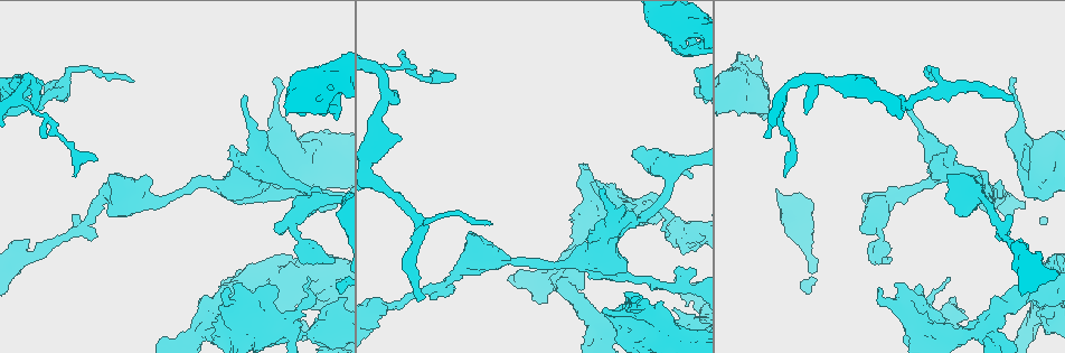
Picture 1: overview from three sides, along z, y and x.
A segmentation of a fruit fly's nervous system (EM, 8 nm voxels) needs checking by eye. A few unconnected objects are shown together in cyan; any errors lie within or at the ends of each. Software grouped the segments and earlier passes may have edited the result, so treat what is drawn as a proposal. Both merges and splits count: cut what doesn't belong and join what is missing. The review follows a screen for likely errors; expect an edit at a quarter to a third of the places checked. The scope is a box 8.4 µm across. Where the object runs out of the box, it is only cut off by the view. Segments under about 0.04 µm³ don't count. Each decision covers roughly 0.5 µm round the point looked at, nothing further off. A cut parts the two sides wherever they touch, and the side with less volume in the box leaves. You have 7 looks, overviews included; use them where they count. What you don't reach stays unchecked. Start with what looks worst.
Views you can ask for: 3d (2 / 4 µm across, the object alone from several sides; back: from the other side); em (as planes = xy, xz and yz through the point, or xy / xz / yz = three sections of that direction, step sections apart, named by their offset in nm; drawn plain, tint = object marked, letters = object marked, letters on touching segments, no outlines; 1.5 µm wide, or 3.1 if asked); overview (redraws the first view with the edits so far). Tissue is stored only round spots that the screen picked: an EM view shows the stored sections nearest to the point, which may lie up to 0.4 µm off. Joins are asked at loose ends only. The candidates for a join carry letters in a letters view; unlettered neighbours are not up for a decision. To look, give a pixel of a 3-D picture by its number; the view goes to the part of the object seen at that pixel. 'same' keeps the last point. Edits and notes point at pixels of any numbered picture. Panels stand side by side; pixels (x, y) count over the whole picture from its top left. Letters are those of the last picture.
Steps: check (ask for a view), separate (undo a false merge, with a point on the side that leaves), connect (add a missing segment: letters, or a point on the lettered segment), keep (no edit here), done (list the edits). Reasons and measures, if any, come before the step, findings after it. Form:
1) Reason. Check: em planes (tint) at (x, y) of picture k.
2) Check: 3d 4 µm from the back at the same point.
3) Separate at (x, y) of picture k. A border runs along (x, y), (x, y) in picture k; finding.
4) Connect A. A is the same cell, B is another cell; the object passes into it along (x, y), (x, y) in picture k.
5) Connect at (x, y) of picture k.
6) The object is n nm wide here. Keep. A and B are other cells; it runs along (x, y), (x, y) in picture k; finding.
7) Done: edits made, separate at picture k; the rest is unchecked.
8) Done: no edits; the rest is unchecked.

Free end. Check: 3d 2 µm from the back at (763, 114) of picture 1.

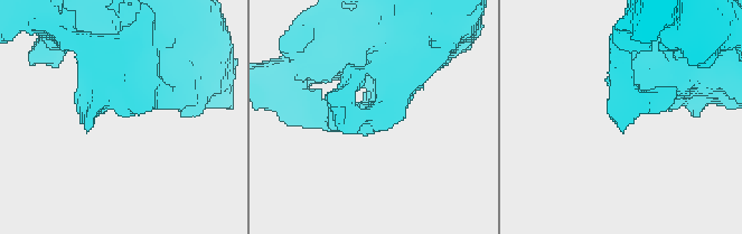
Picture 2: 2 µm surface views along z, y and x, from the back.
Check: em planes (letters) at (87, 121) of picture 2.

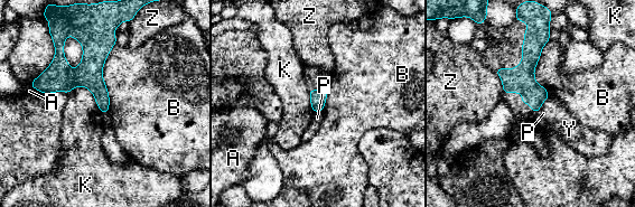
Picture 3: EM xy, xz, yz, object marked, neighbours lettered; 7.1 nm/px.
Keep. A, B, K, P, Y and Z are other cells; a border runs along (115, 43), (102, 71), (105, 113) in picture 3; none of them fits.

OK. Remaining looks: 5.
Check: em xz step 4 (tint) at (567, 279) of picture 1.

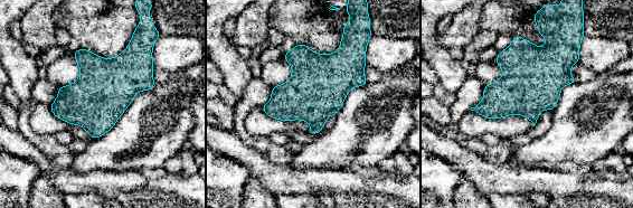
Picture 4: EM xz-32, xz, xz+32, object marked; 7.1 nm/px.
Another direction. Check: em xy step 8 (letters) at the same point.

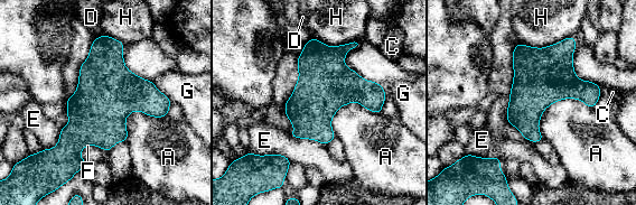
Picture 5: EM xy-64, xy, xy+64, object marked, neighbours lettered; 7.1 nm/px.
Keep. A, C, D, E, F, G and H are other cells; a border runs along (150, 81), (171, 102) in picture 5; all the same cell.

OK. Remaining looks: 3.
Thick turns thin. Check: em planes (letters) at (286, 139) of picture 1.

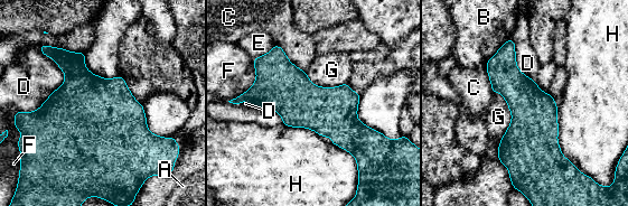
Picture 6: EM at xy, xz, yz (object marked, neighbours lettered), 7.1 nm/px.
The object is 340 nm wide here. Keep. A, B, C, D, E, F, G and H are other cells; it runs along (249, 94), (371, 132) in picture 6; all the same cell.

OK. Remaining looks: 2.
Done: no edits; the rest is unchecked.

